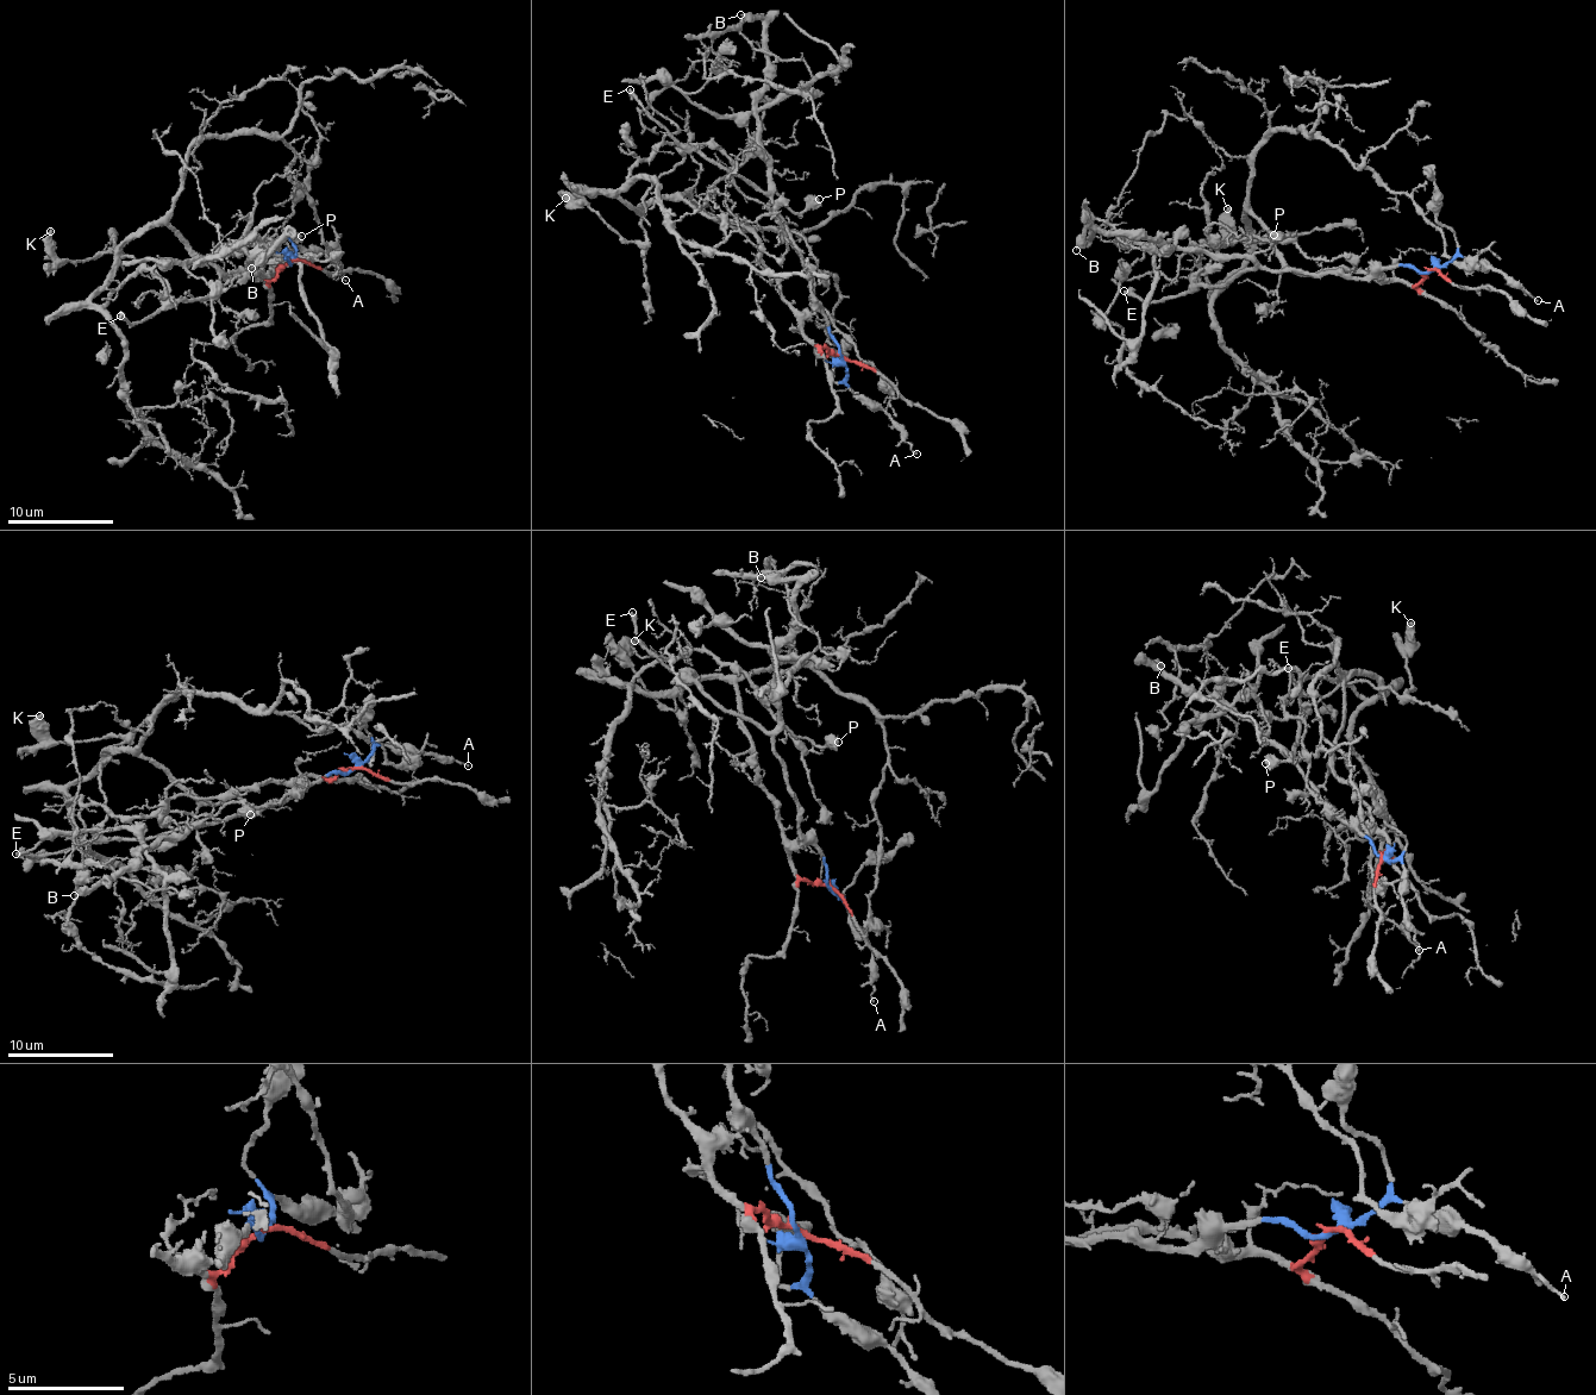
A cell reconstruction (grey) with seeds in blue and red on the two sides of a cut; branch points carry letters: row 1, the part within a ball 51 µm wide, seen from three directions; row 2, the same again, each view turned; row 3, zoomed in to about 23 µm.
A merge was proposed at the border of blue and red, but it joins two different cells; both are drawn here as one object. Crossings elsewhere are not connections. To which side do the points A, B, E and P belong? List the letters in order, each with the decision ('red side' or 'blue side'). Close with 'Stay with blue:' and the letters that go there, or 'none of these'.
A: blue side
B: blue side
E: blue side
P: blue side
Stay with blue: A, B, E, P

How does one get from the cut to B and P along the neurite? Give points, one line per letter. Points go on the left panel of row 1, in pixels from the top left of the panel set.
B: (292, 262), (285, 258), (274, 276), (249, 273), (255, 266), (250, 258), (277, 250), (277, 243), (252, 268)
P: (292, 262), (292, 266), (285, 258), (274, 276), (250, 273), (255, 261), (274, 237), (302, 236)

